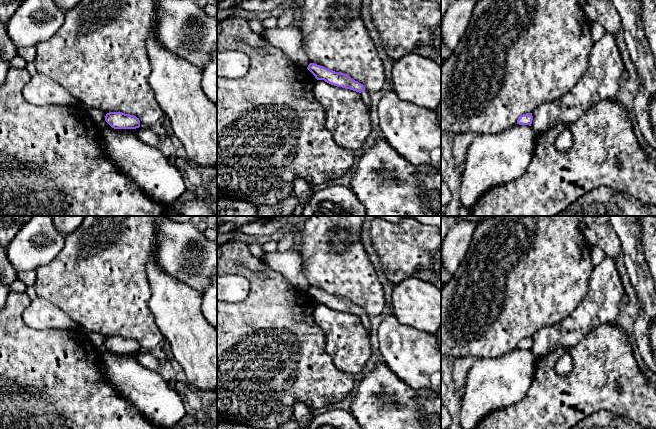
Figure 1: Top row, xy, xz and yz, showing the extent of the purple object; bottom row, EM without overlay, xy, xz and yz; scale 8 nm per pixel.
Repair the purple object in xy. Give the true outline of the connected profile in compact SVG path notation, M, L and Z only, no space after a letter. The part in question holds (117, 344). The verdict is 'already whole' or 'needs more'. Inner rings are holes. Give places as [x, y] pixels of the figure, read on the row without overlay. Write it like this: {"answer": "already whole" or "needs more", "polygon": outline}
{"answer": "already whole", "polygon": "M109 336L105 340L105 344L114 353L136 353L140 351L139 342L122 336Z"}

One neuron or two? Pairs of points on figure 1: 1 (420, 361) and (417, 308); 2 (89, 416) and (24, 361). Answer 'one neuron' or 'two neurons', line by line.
1: two neurons
2: one neuron

